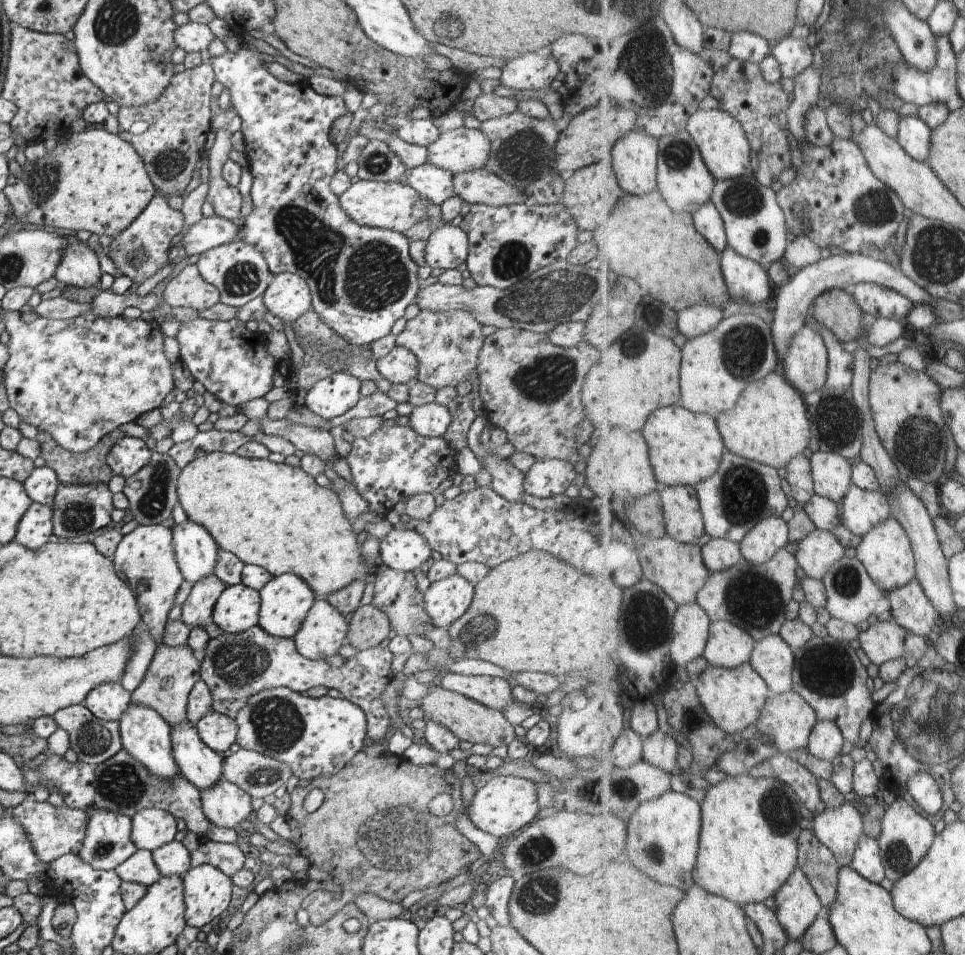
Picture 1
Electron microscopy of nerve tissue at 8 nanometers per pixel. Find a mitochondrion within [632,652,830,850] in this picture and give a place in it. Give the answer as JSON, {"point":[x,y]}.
{"point":[778,811]}

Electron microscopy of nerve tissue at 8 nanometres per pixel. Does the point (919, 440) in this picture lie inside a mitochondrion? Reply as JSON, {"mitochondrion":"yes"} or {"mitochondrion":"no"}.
{"mitochondrion":"yes"}

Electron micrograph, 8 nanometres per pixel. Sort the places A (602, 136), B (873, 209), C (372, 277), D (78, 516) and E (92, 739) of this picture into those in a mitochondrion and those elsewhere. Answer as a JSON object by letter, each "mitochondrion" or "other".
{"A":"other","B":"mitochondrion","C":"mitochondrion","D":"mitochondrion","E":"mitochondrion"}

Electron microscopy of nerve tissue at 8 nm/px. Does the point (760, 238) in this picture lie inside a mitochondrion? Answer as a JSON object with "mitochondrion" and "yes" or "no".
{"mitochondrion":"yes"}

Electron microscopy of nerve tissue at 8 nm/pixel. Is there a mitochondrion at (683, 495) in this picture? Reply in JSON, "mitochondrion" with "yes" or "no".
{"mitochondrion":"no"}

